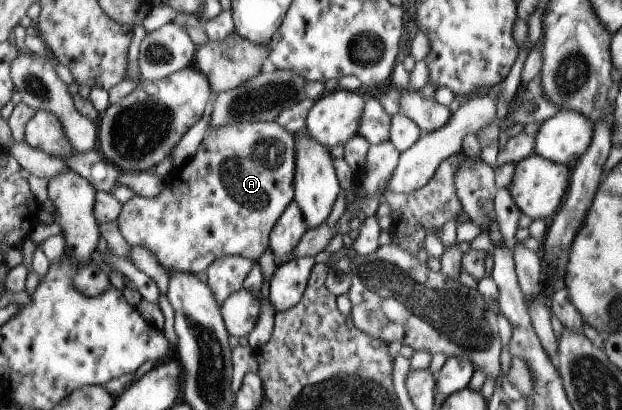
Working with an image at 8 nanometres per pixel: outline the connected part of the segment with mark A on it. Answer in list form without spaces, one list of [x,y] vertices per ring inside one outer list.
[[[234,121],[211,128],[197,146],[195,154],[163,178],[163,188],[157,196],[134,195],[122,205],[116,219],[119,234],[127,245],[149,250],[163,266],[165,274],[189,272],[197,276],[221,256],[237,256],[257,261],[268,248],[271,228],[293,201],[295,146],[292,134],[274,121]]]

